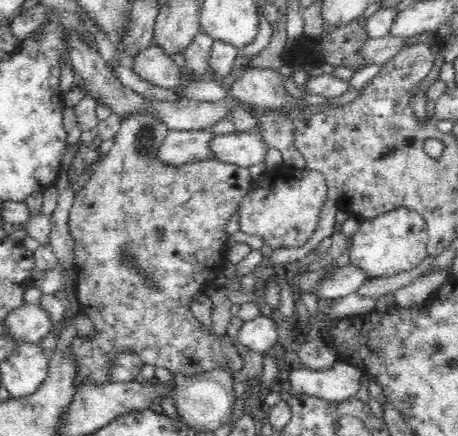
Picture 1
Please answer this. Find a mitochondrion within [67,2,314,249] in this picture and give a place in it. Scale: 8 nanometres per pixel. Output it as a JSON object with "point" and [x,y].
{"point":[145,142]}

